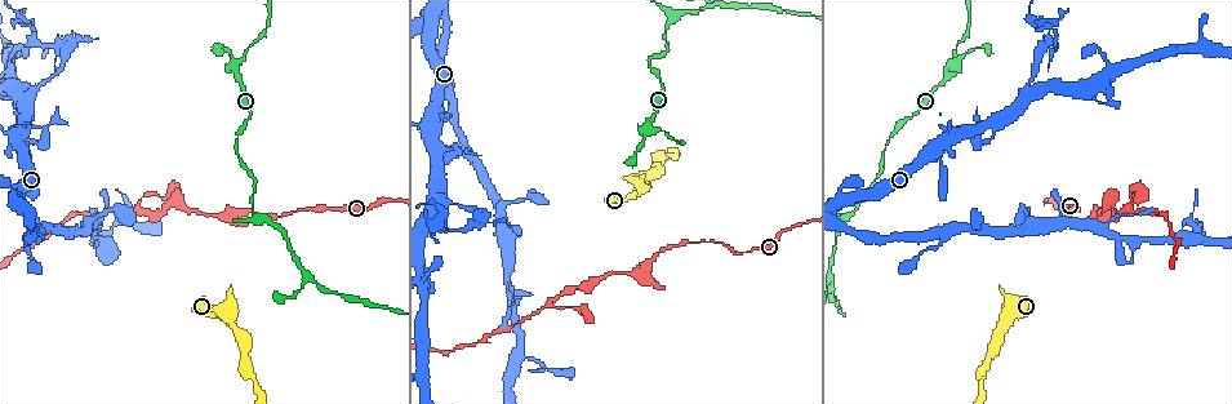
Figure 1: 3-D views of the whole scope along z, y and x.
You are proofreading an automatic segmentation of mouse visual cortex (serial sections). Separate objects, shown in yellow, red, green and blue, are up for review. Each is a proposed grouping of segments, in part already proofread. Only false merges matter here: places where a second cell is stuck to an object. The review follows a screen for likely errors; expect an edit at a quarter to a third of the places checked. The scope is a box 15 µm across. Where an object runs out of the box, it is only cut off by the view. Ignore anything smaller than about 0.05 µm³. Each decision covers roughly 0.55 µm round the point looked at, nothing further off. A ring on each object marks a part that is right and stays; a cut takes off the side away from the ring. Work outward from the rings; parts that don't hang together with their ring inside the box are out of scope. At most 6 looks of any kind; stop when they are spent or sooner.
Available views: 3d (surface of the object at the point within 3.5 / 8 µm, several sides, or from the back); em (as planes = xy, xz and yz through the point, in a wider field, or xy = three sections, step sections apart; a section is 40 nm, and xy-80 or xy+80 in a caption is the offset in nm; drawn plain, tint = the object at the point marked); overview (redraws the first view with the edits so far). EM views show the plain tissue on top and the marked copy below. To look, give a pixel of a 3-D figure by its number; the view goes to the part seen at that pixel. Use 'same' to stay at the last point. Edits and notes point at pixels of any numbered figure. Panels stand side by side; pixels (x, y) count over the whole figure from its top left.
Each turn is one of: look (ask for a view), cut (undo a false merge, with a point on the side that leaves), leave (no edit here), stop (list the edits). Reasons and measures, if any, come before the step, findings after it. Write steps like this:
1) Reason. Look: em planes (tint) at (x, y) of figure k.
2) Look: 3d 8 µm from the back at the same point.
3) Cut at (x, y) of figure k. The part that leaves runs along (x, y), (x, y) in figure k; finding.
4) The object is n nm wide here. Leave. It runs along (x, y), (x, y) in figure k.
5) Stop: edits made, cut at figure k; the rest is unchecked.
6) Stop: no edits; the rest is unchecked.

Look: 3d 3.5 µm from the back at (674, 17) of figure 1.

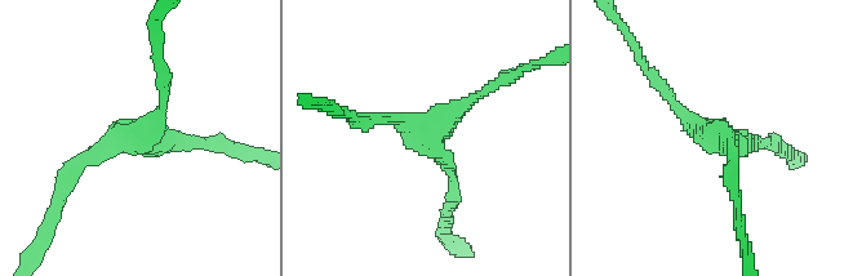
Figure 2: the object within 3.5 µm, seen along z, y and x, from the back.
3 arms meet here; the arms are 150, 150, 150 nm wide; now the EM. Look: em xy step 3 (tint) at (425, 136) of figure 2.

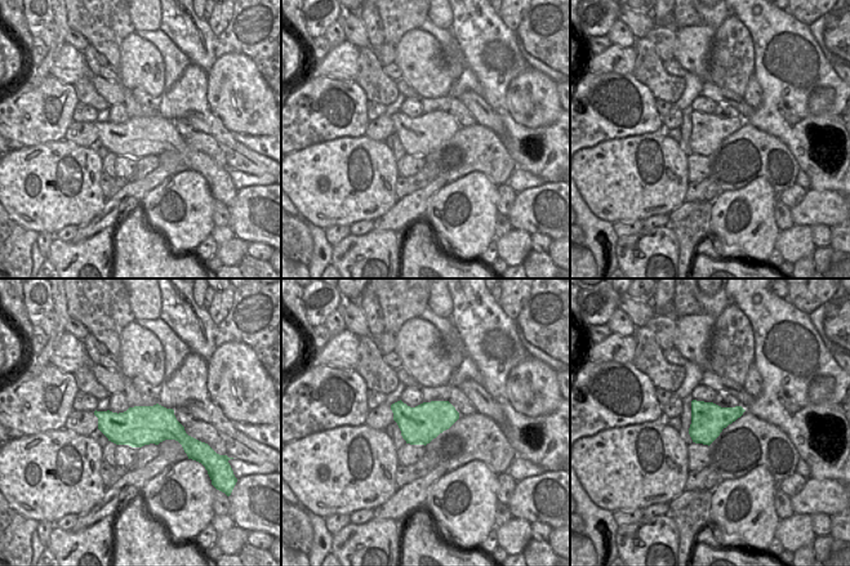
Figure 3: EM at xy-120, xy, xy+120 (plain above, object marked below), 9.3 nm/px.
The object is 360 nm wide here. Leave. It runs along (165, 87), (141, 134), (66, 178) in figure 2; all the same cell.

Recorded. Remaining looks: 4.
Sharp bend. Look: 3d 3.5 µm at (43, 130) of figure 1.

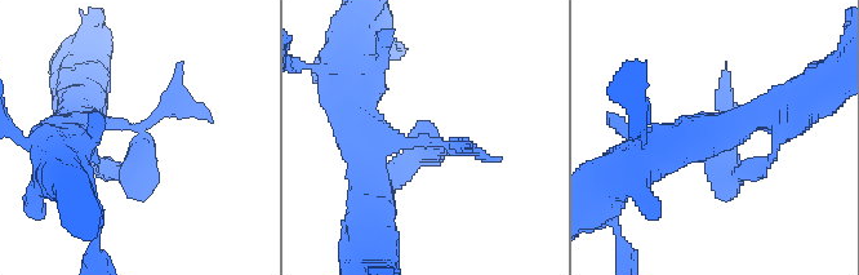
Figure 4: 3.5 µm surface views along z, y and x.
Look: em xy step 3 (tint) at (429, 140) of figure 4.

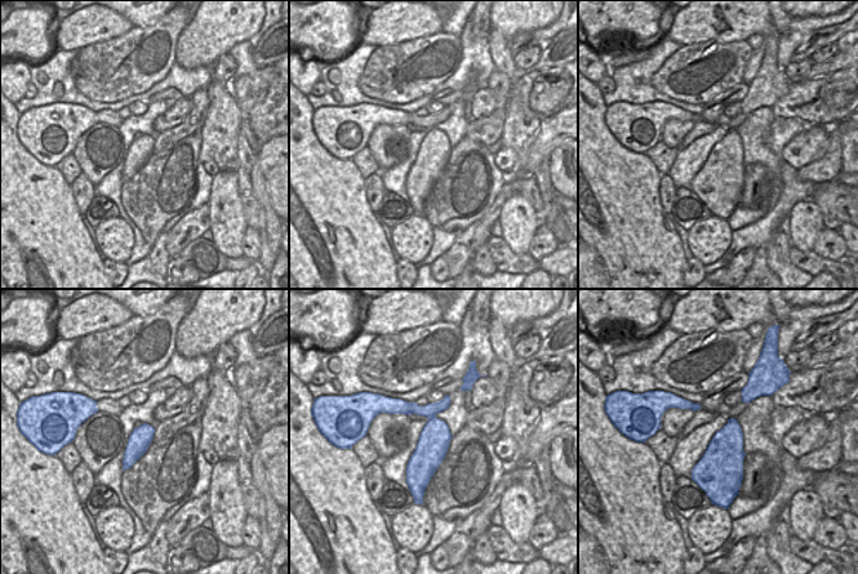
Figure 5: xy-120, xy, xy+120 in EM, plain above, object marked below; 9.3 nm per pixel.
Leave. It runs along (69, 134), (88, 123), (139, 134), (128, 198) in figure 4; continuous, no second cell.

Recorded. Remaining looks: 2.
Stop: no edits; the rest is unchecked.

